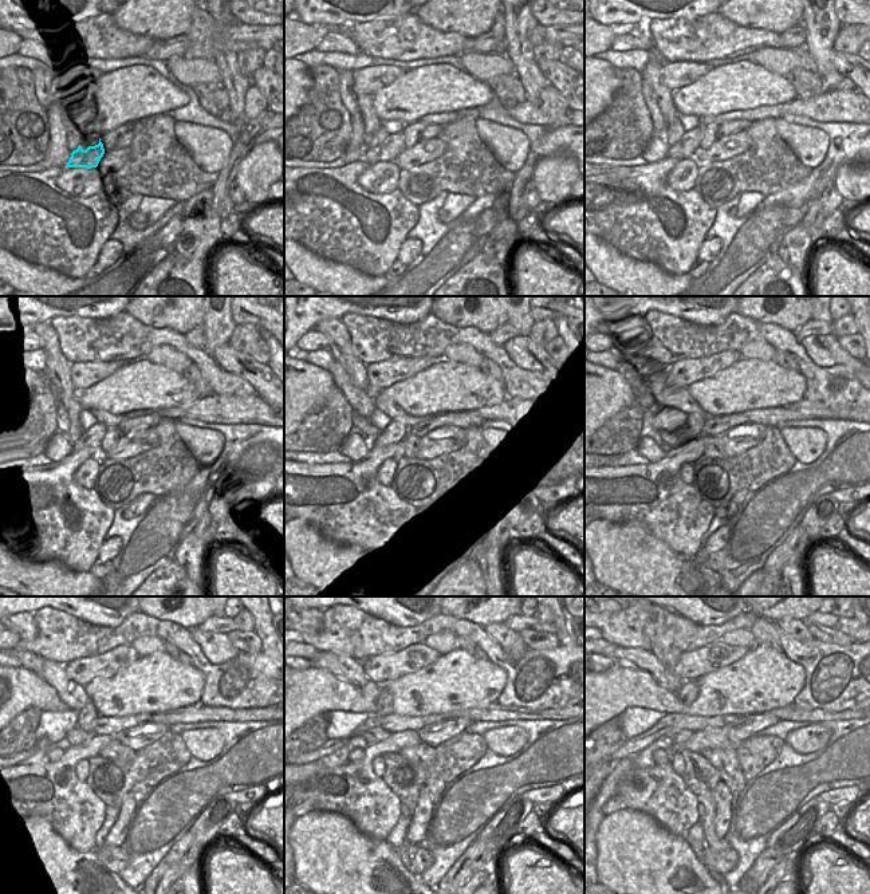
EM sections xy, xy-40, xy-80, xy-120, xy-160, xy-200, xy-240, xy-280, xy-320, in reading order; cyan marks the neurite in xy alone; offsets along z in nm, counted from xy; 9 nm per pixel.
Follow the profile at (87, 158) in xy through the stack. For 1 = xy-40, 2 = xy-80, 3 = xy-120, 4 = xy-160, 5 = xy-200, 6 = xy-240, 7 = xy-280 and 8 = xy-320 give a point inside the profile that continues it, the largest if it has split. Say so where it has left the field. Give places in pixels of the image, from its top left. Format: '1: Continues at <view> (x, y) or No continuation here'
1: Continues at xy-40 (388, 152)
2: Continues at xy-80 (688, 146)
3: Continues at xy-120 (93, 437)
4: Continues at xy-160 (394, 432)
5: Continues at xy-200 (691, 429)
6: Continues at xy-240 (87, 715)
7: Continues at xy-280 (384, 703)
8: Continues at xy-320 (688, 692).

